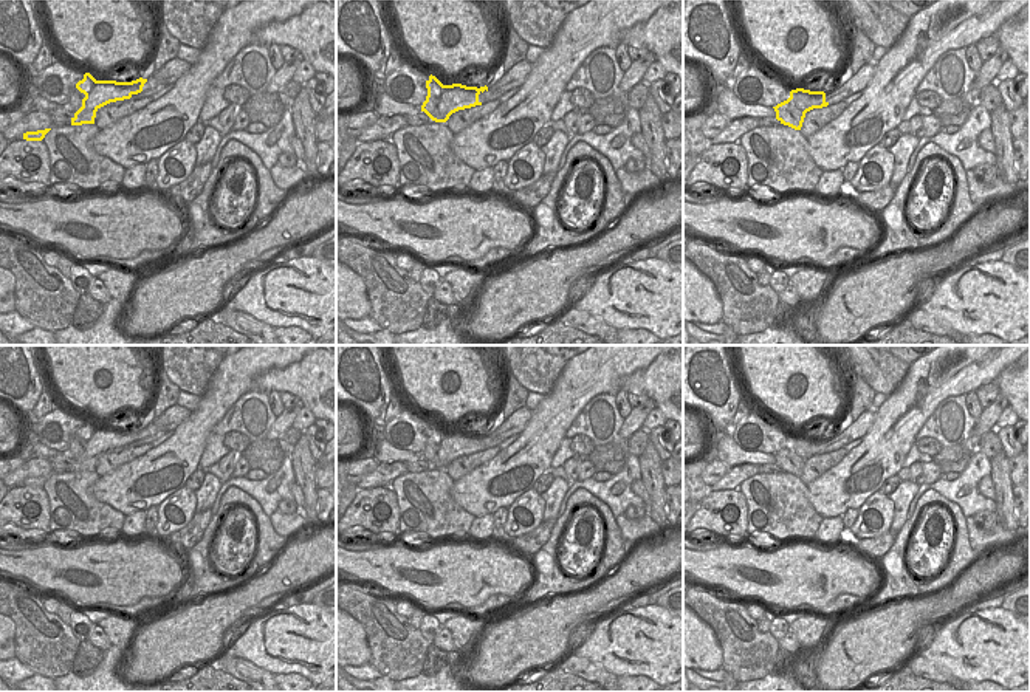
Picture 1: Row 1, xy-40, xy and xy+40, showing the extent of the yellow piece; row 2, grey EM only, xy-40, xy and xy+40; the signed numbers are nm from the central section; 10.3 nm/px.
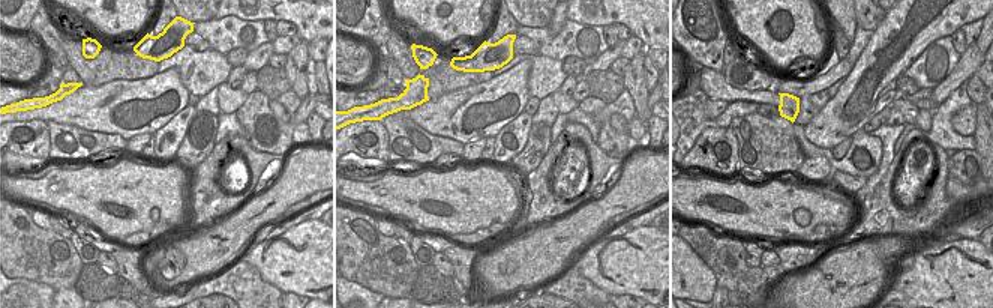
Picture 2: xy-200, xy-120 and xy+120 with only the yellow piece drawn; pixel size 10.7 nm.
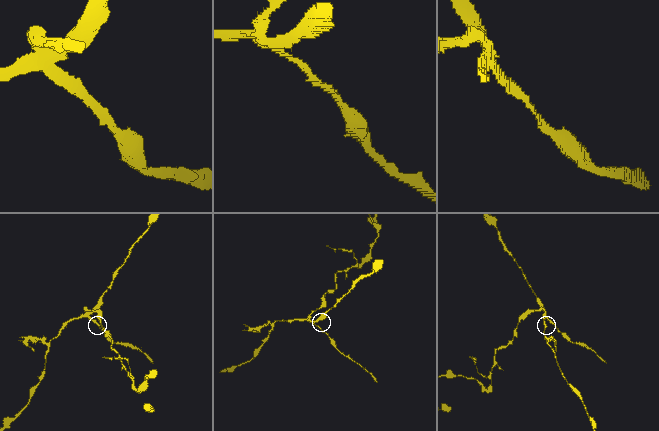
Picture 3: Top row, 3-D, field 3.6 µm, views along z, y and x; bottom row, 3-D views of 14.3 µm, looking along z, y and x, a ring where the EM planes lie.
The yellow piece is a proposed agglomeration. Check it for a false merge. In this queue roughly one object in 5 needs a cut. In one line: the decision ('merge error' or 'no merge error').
merge error

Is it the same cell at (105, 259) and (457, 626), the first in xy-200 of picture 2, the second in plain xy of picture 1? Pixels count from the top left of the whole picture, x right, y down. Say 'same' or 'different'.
different

